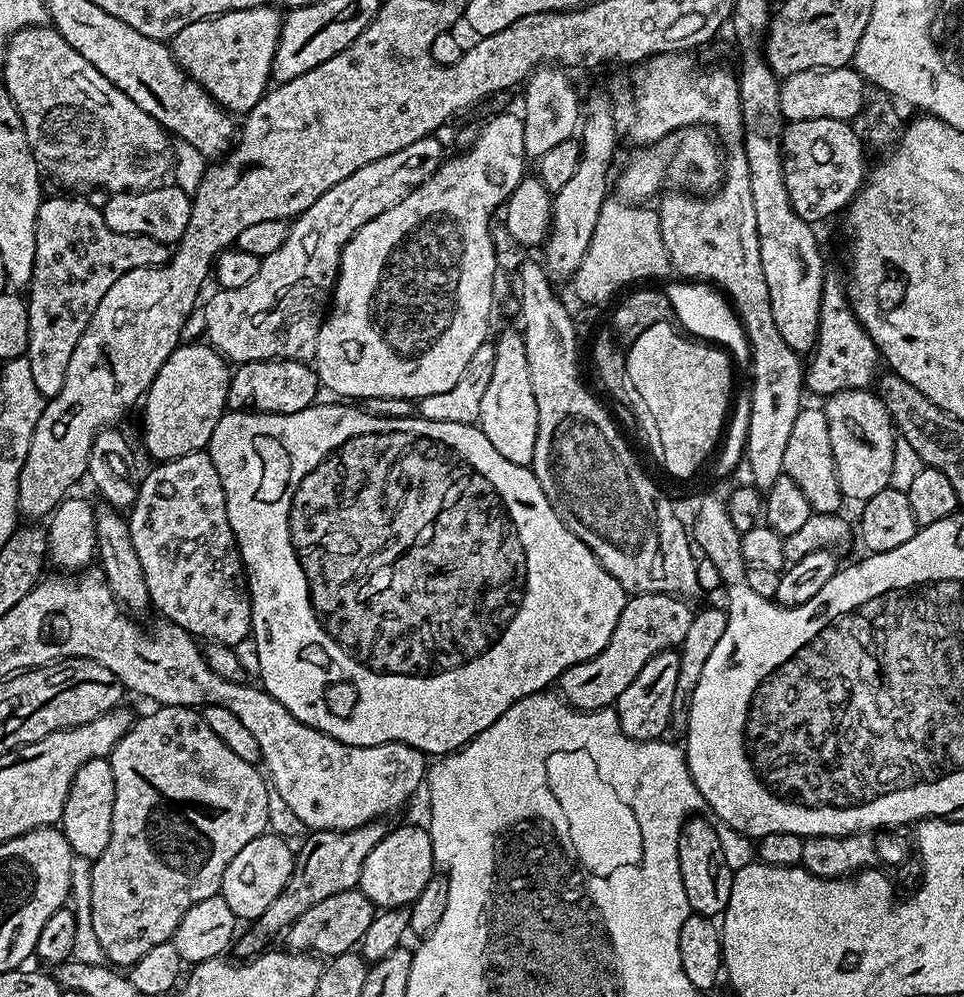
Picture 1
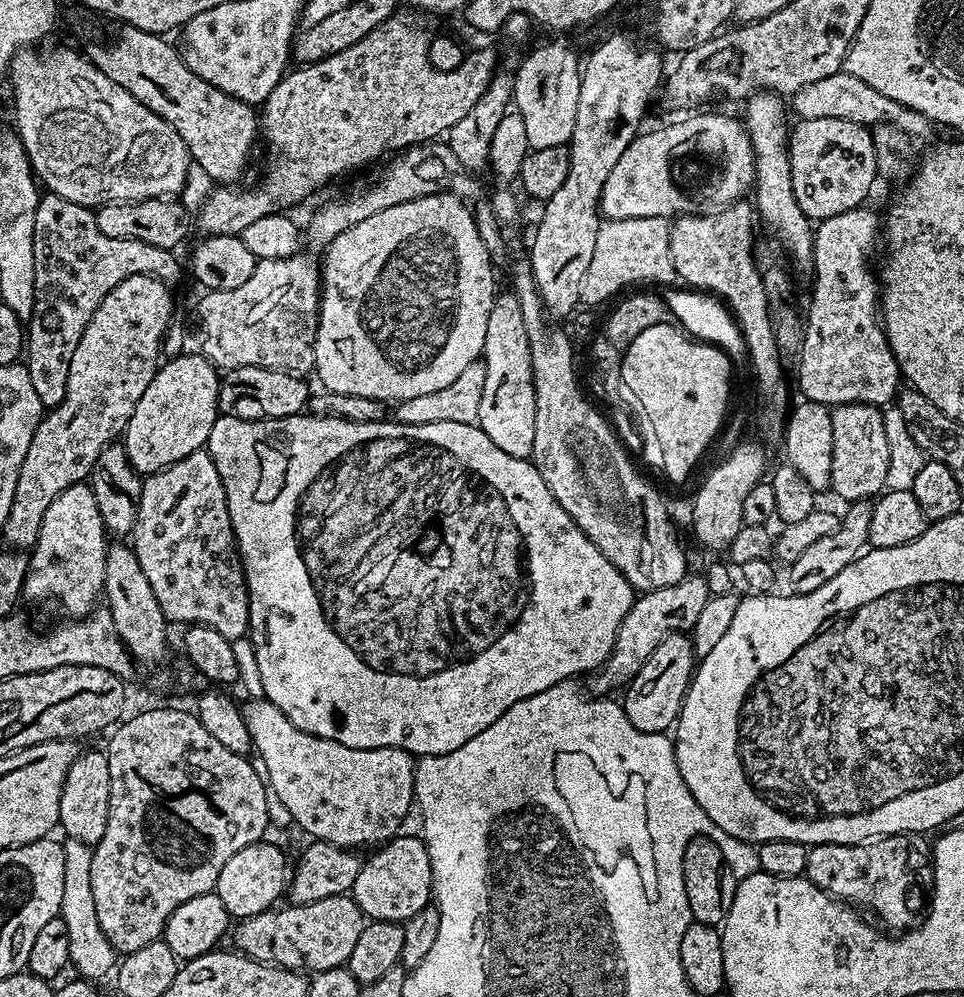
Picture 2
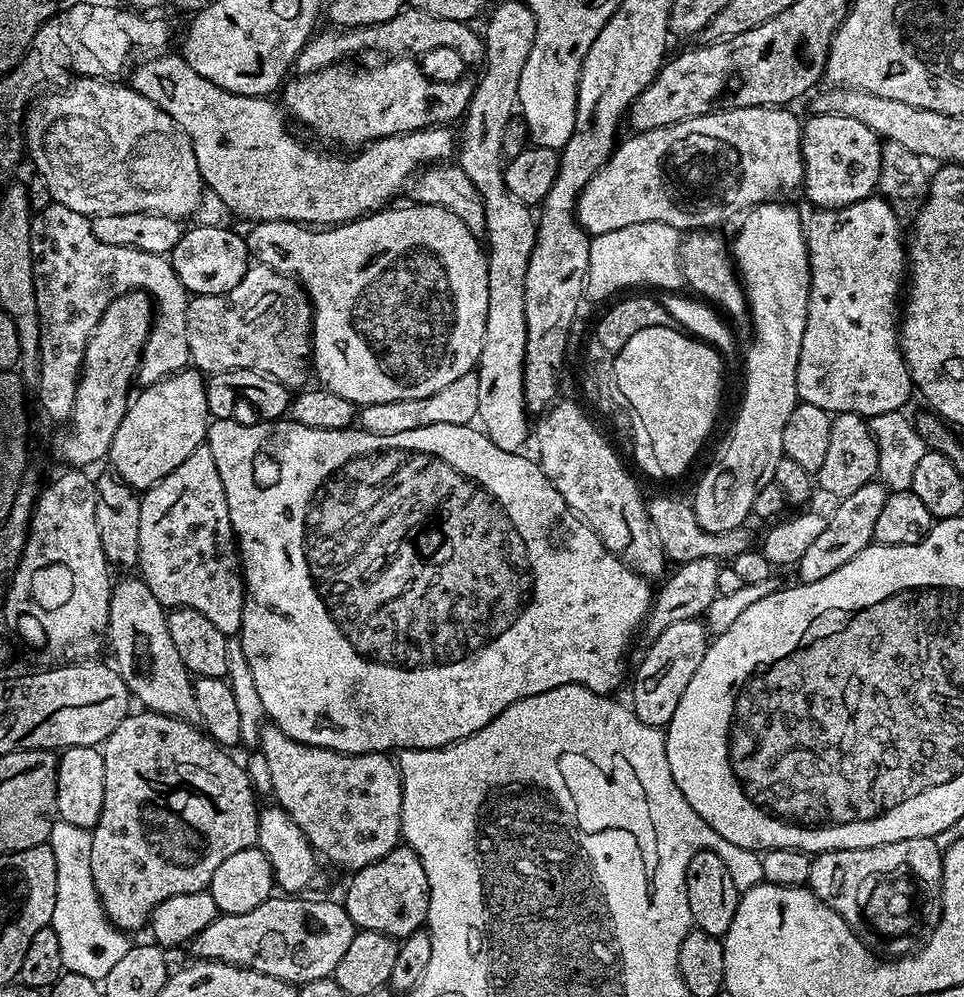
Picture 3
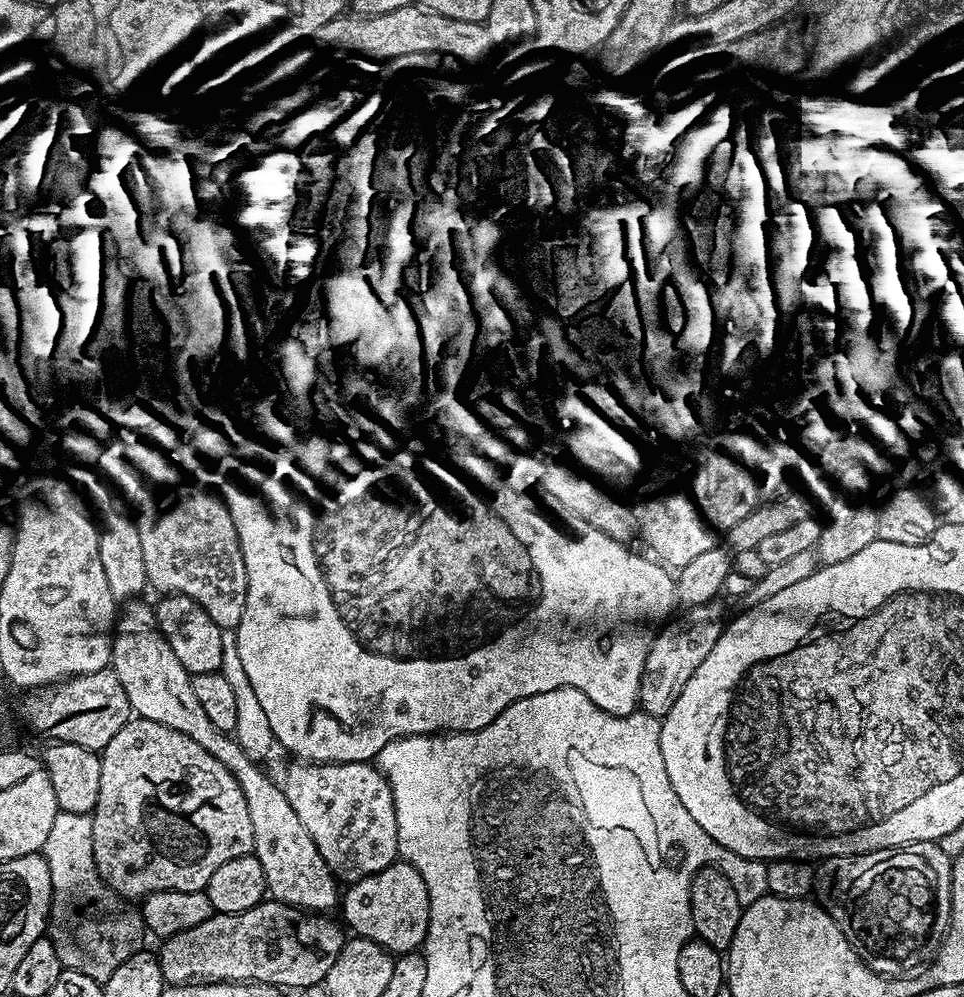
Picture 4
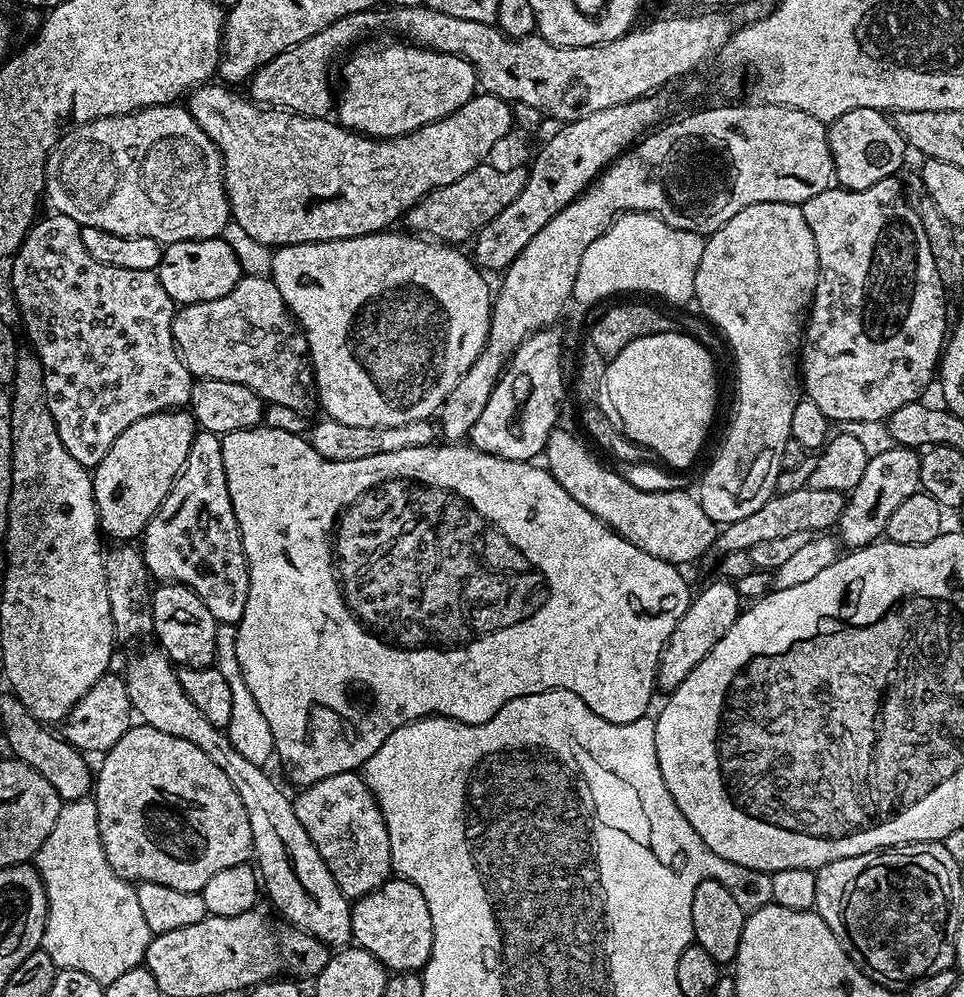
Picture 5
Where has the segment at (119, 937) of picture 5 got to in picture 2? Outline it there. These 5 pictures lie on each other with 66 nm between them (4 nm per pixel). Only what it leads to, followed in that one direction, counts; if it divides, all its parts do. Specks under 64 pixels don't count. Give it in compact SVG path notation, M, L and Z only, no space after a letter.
M65 839L64 857L66 858L66 882L62 882L62 906L59 919L66 922L70 933L70 964L77 968L84 978L97 978L113 971L118 964L118 953L110 946L102 926L98 926L98 914L94 914L94 893L90 890L90 858L92 848L77 840Z

